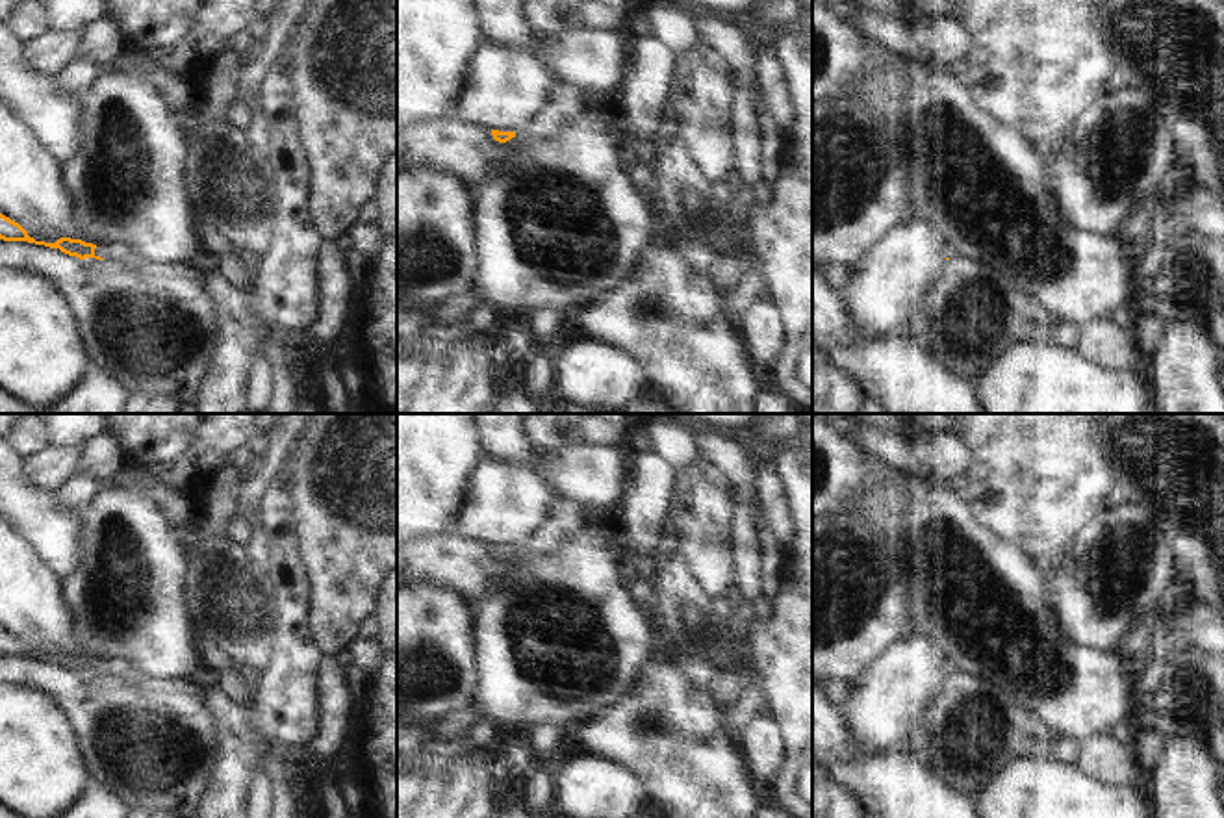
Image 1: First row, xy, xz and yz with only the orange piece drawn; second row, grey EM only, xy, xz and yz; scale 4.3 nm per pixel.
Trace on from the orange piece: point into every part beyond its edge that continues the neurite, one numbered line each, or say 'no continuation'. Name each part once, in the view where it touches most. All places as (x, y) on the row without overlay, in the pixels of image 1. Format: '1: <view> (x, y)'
1: xy (110, 668)

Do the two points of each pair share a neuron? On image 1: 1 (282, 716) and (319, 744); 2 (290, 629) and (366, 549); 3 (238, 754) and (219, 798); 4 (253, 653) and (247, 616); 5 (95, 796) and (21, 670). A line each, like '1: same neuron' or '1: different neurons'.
1: different neurons
2: different neurons
3: same neuron
4: same neuron
5: different neurons

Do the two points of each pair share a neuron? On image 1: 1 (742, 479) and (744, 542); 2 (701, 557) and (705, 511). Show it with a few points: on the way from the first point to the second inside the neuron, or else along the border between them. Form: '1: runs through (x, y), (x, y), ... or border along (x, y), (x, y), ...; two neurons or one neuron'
1: runs through (740, 494), (740, 527); one neuron
2: runs through (701, 546), (701, 522); one neuron

